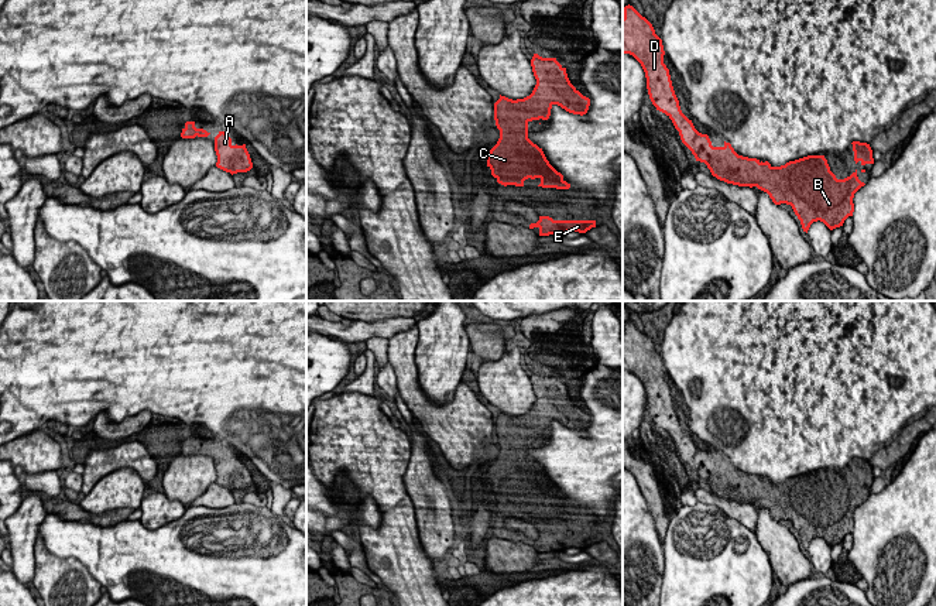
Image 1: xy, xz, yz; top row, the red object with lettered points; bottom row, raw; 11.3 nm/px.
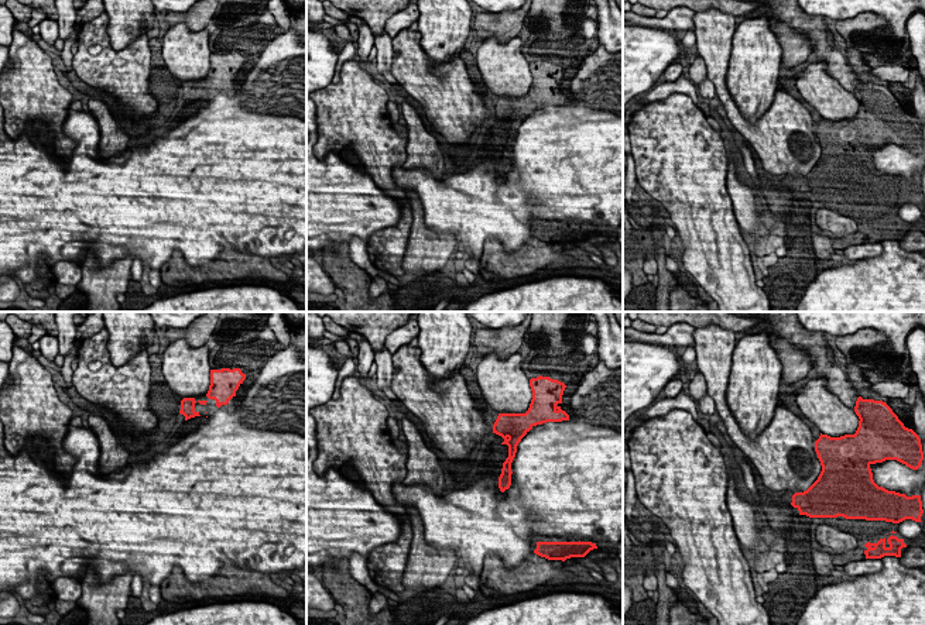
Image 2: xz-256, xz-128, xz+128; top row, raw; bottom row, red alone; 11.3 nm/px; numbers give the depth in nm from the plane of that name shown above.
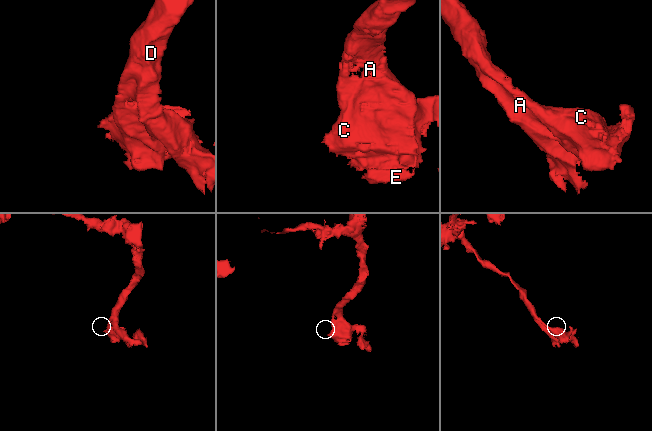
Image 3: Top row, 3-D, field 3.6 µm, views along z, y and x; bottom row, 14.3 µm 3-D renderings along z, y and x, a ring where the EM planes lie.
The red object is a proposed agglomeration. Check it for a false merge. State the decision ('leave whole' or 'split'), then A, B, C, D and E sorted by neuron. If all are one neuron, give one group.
leave whole | A B C D E

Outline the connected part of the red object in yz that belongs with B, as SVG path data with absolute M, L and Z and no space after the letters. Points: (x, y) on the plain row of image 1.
M630 321L624 323L623 370L632 372L641 380L652 421L672 436L682 459L692 468L696 477L707 482L713 493L738 503L757 503L767 509L775 521L791 521L806 549L813 538L820 537L833 547L843 542L848 533L853 533L854 510L865 501L858 496L857 486L850 493L837 496L830 487L824 472L808 472L781 483L772 483L768 477L762 479L757 475L738 472L730 459L724 458L723 463L713 463L709 452L699 449L692 436L680 427L669 386L664 380L665 367L662 356L655 350L652 340Z

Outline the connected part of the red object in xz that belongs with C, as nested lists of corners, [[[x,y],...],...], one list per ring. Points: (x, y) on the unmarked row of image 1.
[[[534,370],[531,383],[536,396],[532,410],[517,417],[500,411],[494,420],[500,455],[487,472],[487,483],[504,503],[524,503],[525,496],[539,494],[538,503],[569,506],[570,500],[549,480],[542,465],[528,455],[528,439],[548,436],[553,421],[583,432],[589,427],[590,415],[570,400],[566,384],[556,374]]]

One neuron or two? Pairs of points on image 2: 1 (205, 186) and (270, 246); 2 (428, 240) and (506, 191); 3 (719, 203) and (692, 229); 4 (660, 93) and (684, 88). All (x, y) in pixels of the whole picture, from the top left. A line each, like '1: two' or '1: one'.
1: one
2: two
3: one
4: one

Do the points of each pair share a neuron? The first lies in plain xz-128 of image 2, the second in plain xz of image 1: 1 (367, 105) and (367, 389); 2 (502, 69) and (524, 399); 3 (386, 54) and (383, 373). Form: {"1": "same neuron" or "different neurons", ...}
{"1": "different neurons", "2": "same neuron", "3": "same neuron"}

